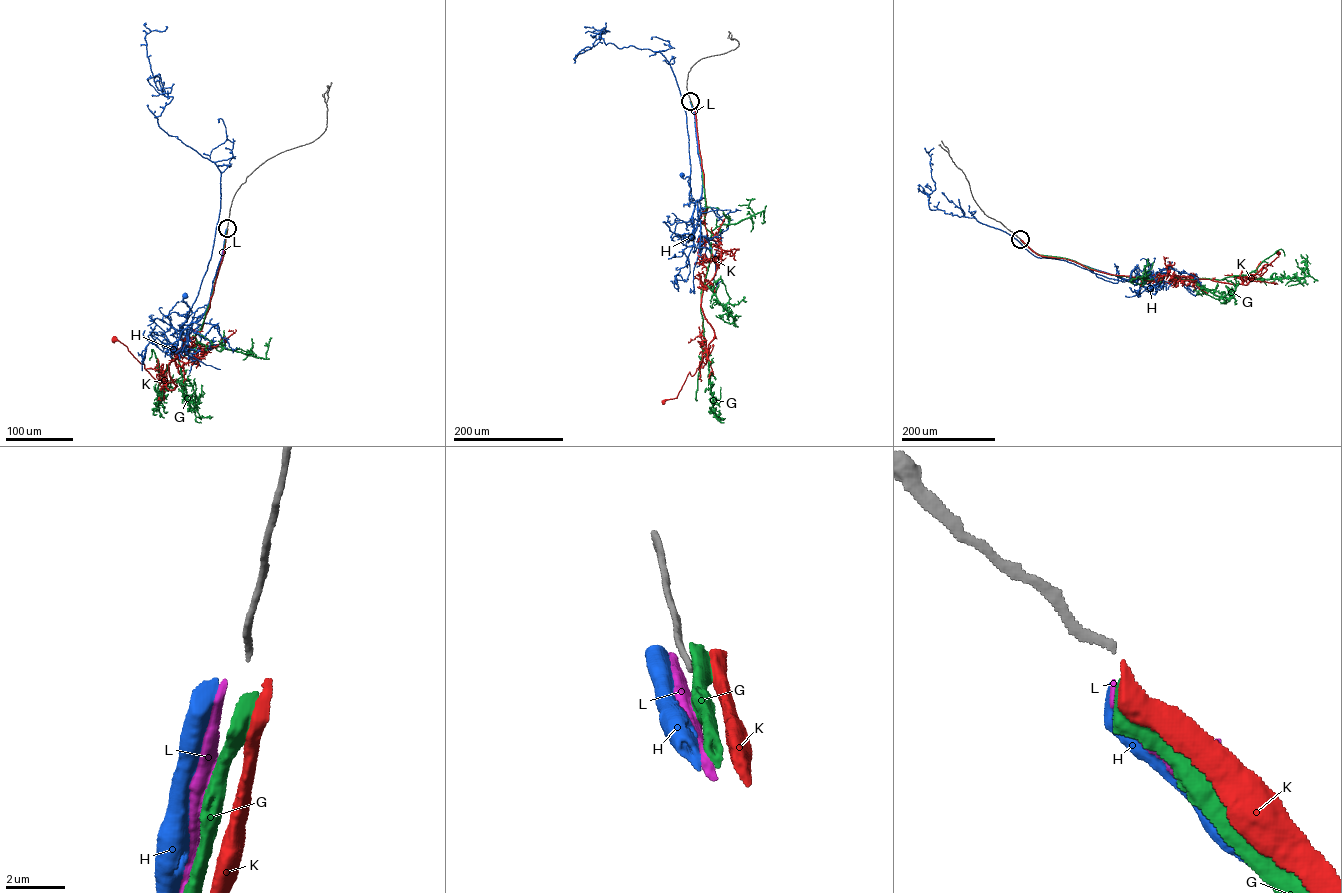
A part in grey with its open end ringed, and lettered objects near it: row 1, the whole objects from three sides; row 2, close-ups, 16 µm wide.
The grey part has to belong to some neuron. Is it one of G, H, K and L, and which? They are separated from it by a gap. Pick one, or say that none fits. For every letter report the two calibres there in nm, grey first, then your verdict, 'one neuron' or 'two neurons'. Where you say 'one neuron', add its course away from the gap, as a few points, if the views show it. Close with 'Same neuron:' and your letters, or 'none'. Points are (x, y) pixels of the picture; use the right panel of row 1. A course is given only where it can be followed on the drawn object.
G: calibres 240 and 500 nm; two neurons
H: calibres 240 and 420 nm; two neurons
K: calibres 240 and 320 nm; two neurons
L: calibres 240 and 320 nm; two neurons
Same neuron: none

